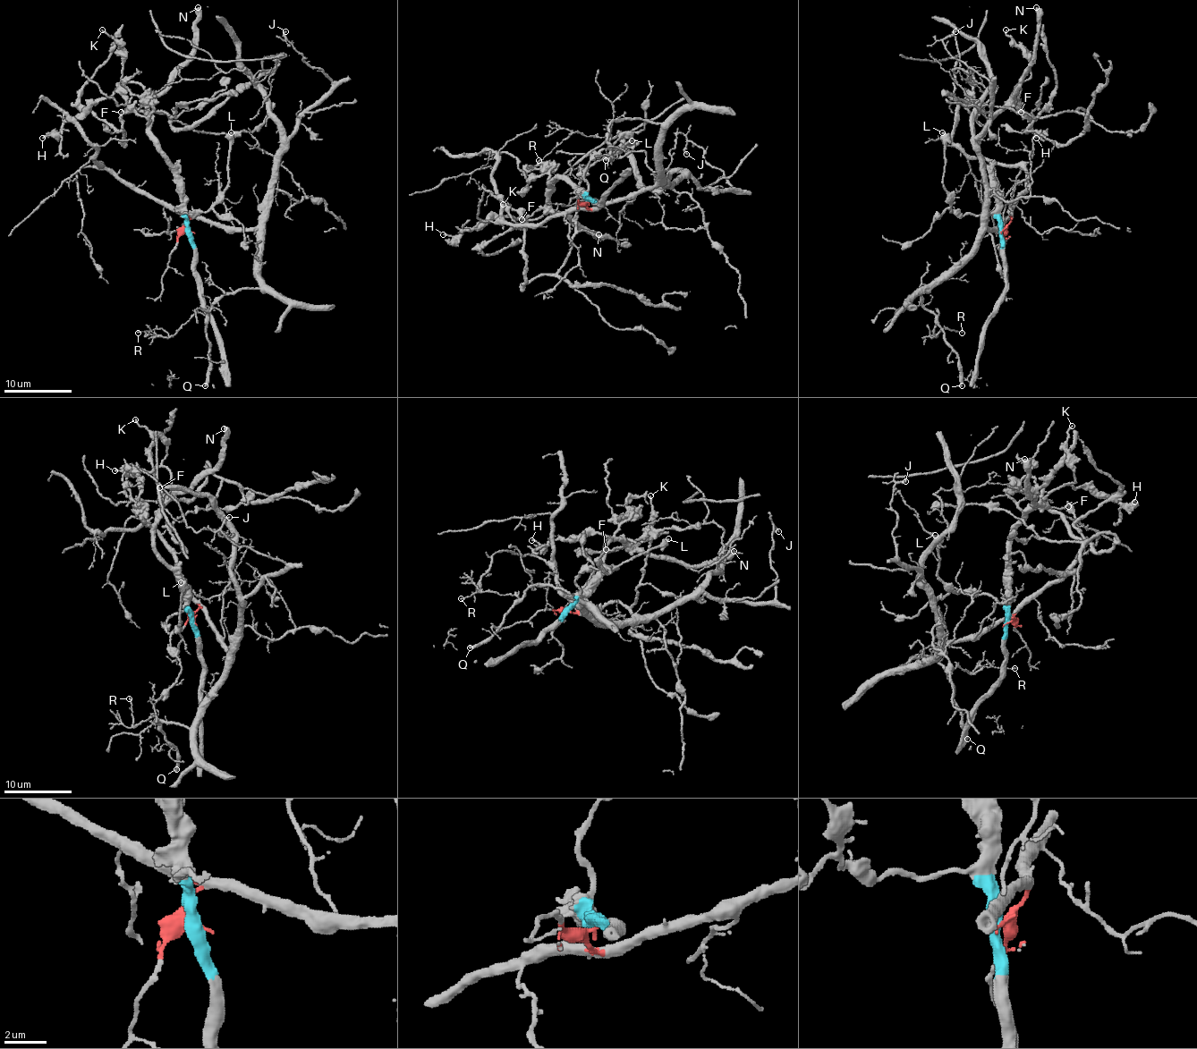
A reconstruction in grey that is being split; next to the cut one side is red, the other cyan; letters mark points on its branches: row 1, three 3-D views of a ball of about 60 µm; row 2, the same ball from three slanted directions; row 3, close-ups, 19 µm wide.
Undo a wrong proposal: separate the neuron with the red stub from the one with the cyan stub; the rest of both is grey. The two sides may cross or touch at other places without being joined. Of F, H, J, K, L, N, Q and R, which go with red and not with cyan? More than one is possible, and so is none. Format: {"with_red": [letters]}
{"with_red": ["J", "Q", "R"]}

